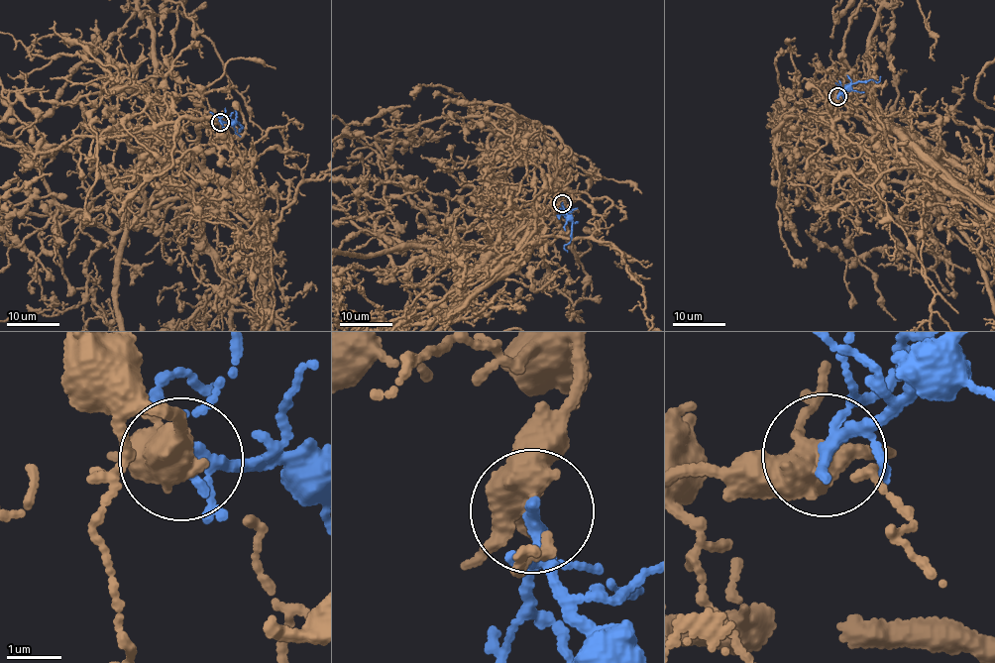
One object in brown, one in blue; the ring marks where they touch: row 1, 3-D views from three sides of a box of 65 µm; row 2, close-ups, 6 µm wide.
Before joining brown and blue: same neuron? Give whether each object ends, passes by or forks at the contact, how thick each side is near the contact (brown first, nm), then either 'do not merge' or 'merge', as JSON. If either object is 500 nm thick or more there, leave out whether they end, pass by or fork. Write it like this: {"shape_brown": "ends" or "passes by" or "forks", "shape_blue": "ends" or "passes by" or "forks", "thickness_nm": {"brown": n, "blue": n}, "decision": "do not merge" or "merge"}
{"shape_brown": "forks", "shape_blue": "forks", "thickness_nm": {"brown": 480, "blue": 180}, "decision": "merge"}

